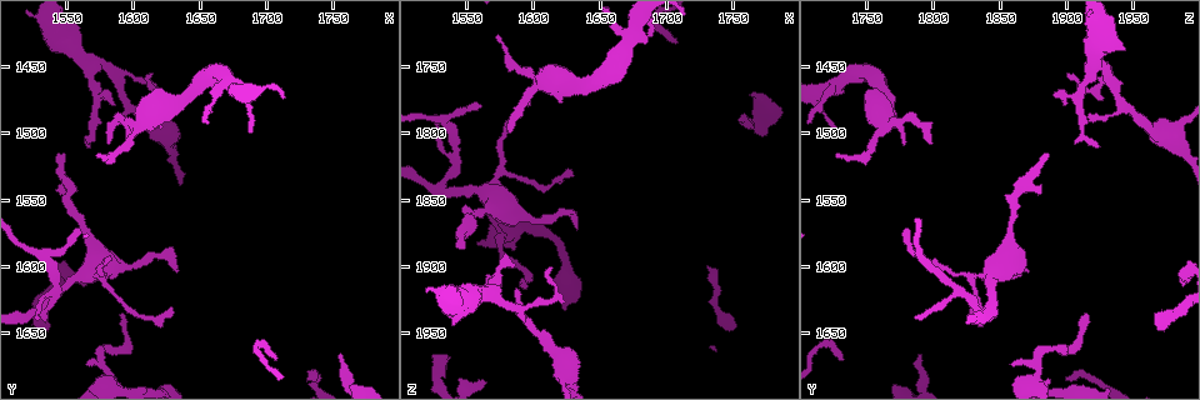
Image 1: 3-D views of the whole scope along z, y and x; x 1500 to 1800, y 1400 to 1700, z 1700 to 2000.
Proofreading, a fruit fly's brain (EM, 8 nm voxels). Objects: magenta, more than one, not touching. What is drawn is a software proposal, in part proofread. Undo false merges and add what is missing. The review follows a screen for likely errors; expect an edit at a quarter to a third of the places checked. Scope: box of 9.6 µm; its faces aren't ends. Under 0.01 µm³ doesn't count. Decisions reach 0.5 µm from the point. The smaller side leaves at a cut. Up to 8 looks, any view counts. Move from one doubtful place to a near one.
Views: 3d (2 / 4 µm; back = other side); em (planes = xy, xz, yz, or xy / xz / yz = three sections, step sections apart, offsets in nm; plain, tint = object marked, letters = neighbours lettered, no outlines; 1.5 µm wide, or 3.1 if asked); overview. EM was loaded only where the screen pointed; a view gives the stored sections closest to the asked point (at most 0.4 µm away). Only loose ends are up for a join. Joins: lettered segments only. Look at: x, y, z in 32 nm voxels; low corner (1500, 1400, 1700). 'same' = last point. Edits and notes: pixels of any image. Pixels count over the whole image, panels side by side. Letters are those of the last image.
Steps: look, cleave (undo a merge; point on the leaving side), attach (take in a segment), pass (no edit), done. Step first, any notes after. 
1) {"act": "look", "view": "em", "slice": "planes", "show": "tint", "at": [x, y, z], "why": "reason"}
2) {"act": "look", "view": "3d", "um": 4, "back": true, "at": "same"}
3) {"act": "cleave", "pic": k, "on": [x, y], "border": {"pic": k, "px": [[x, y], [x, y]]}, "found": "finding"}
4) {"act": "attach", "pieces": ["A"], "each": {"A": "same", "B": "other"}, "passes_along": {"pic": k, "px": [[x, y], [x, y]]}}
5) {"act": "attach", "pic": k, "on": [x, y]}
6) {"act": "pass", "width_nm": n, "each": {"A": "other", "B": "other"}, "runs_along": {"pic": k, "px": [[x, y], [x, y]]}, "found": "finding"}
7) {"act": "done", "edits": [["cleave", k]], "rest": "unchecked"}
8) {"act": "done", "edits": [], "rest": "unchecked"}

{"act": "look", "view": "em", "slice": "xz", "step": 4, "show": "tint", "at": [1542, 1618, 1820], "why": "branch point"}

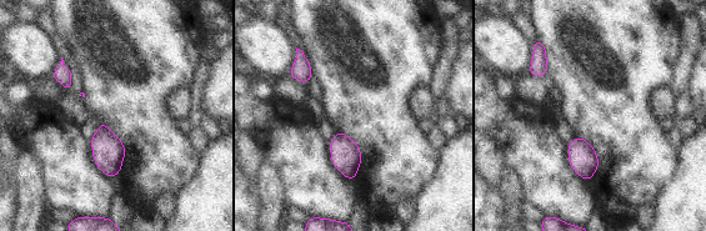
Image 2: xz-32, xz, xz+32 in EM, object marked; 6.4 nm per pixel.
{"act": "look", "view": "em", "slice": "planes", "show": "letters", "at": "same"}

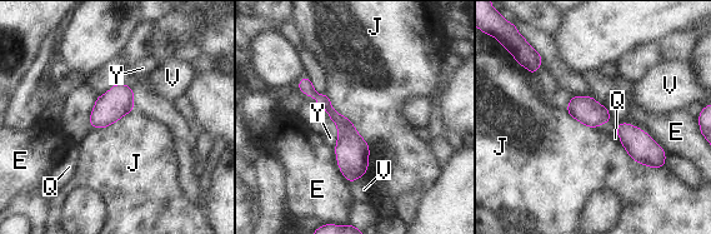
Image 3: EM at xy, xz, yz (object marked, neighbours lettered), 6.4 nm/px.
{"act": "pass", "width_nm": 70, "longest_contact_nm": ["J", 480], "each": {"E": "other", "J": "other", "Q": "other", "V": "other", "Y": "other"}, "found": "continuous, no second neuron"}

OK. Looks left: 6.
{"act": "look", "view": "em", "slice": "yz", "step": 8, "show": "tint", "at": [1672, 1462, 1730], "why": "arms part here"}

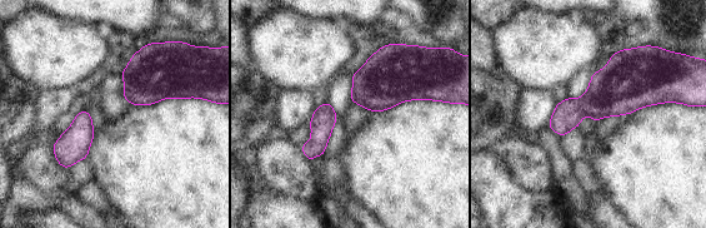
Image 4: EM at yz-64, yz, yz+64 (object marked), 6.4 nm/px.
{"act": "look", "view": "em", "slice": "xz", "step": 4, "show": "letters", "at": "same"}

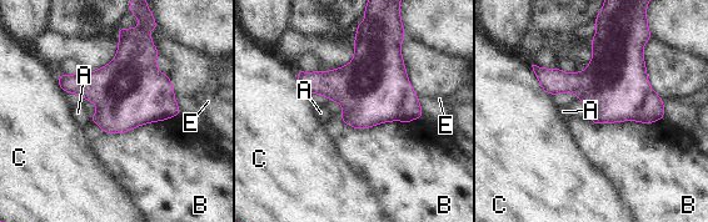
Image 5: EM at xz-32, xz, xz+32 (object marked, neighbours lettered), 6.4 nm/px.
{"act": "pass", "width_nm": 260, "longest_contact_nm": ["B", 480], "each": {"A": "other", "B": "other", "C": "other", "E": "other"}, "found": "all the same neuron"}

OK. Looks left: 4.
{"act": "look", "view": "em", "slice": "xz", "step": 8, "show": "tint", "at": [1614, 1456, 1900], "why": "tapers out"}

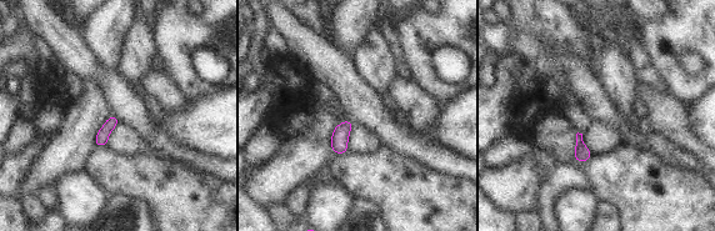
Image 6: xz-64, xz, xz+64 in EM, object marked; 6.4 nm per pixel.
{"act": "look", "view": "em", "slice": "planes", "show": "letters", "at": "same"}

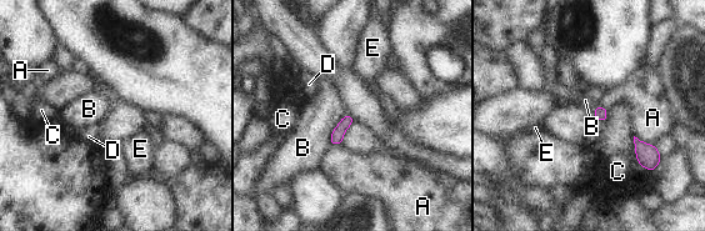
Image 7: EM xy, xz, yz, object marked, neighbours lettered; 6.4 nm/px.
{"act": "pass", "each": {"A": "other", "B": "other", "C": "other", "D": "other", "E": "other"}, "border": {"pic": 7, "px": [[345, 114], [333, 131], [329, 142]]}, "found": "no lettered segment goes on from it"}

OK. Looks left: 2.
{"act": "done", "edits": [], "rest": "unchecked"}

